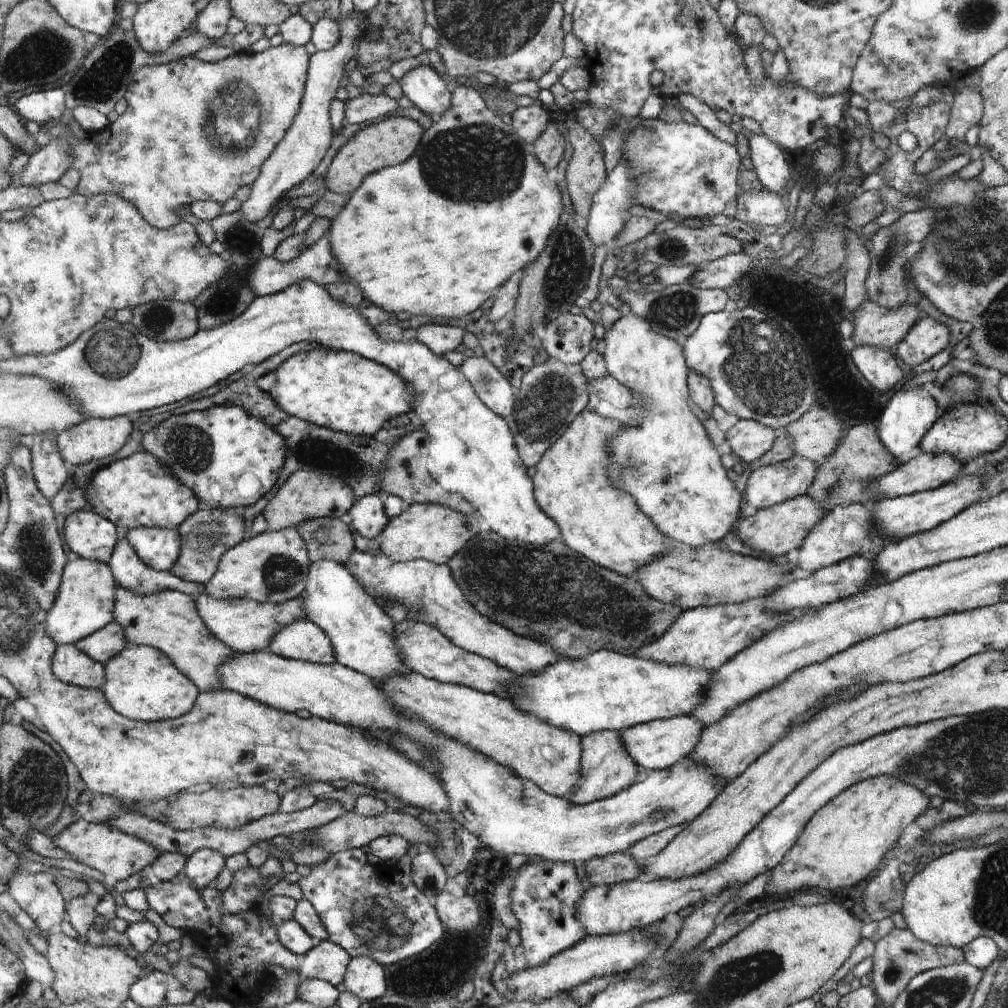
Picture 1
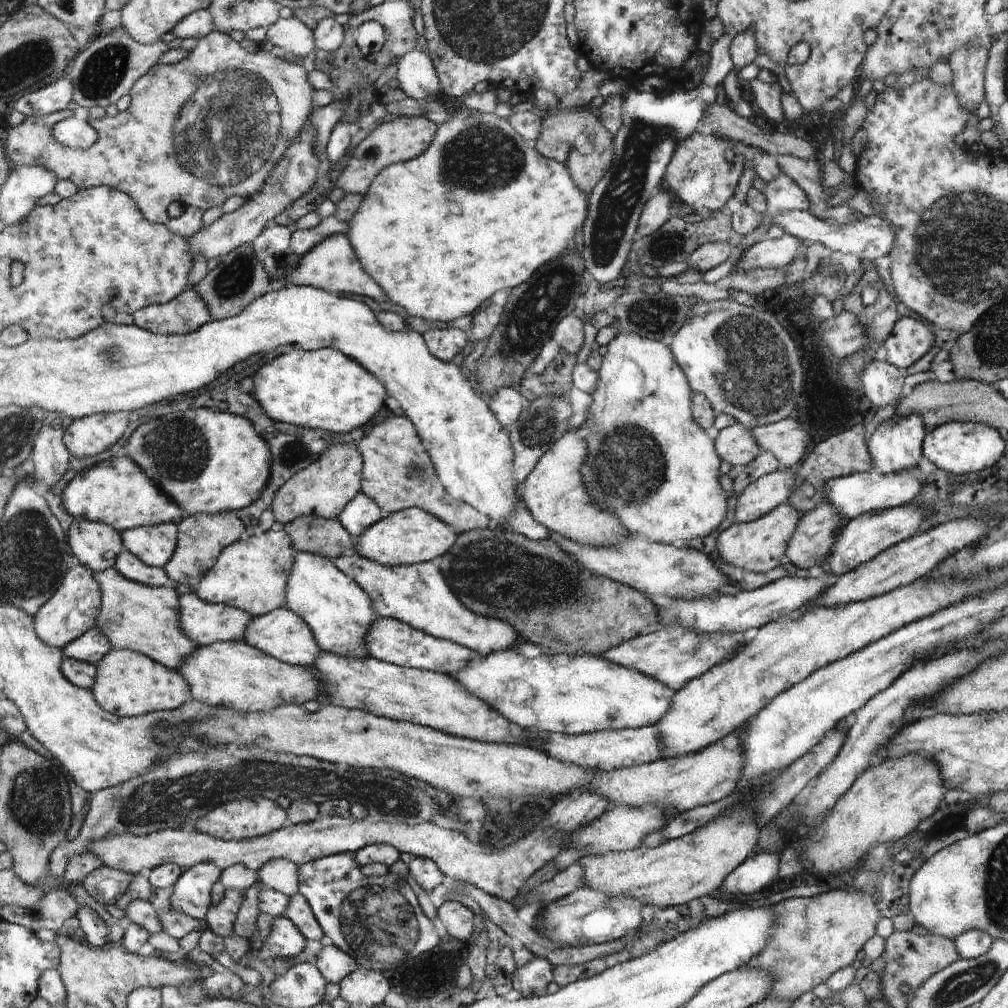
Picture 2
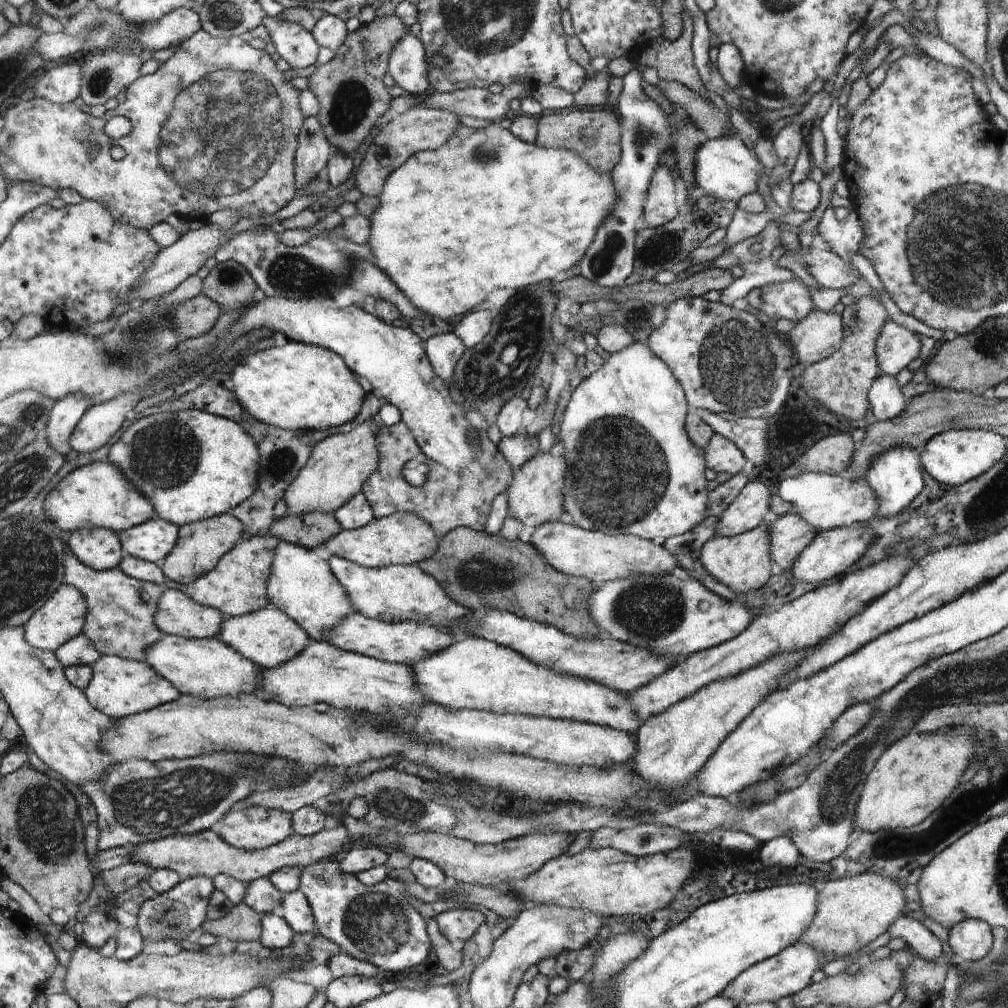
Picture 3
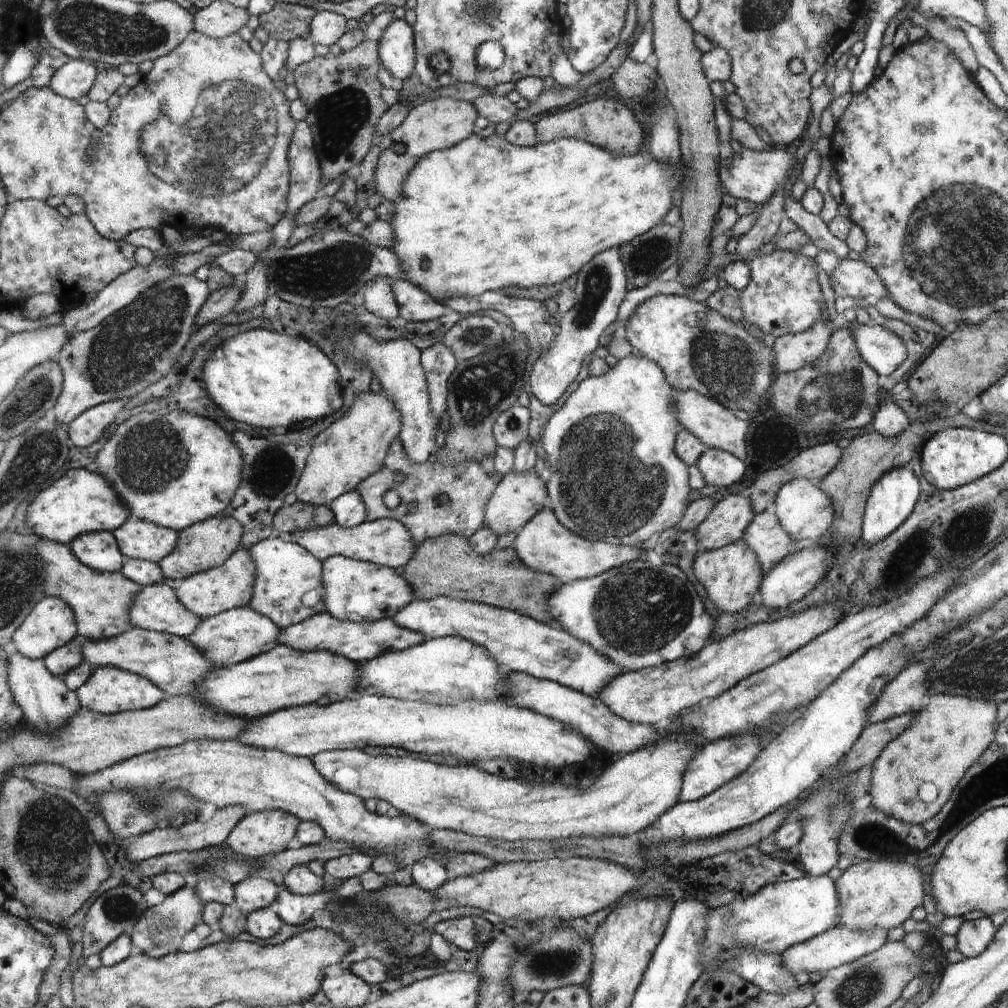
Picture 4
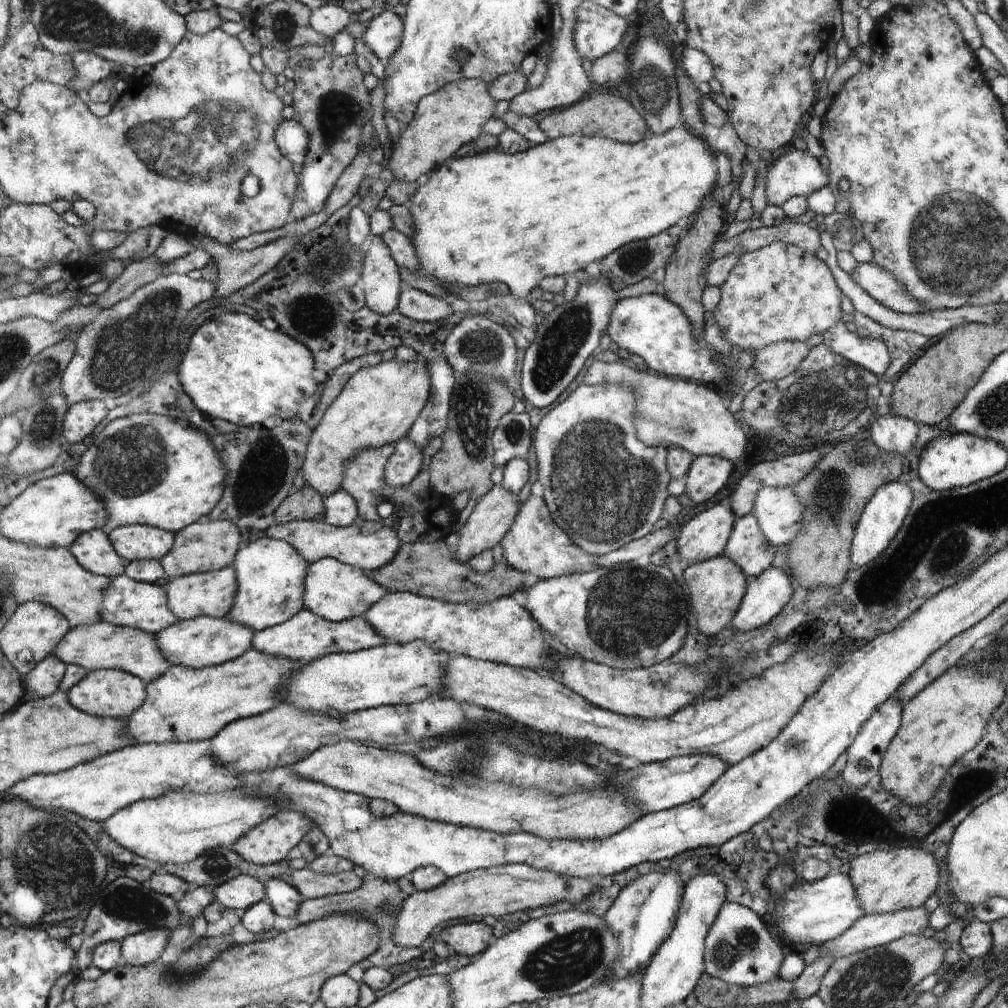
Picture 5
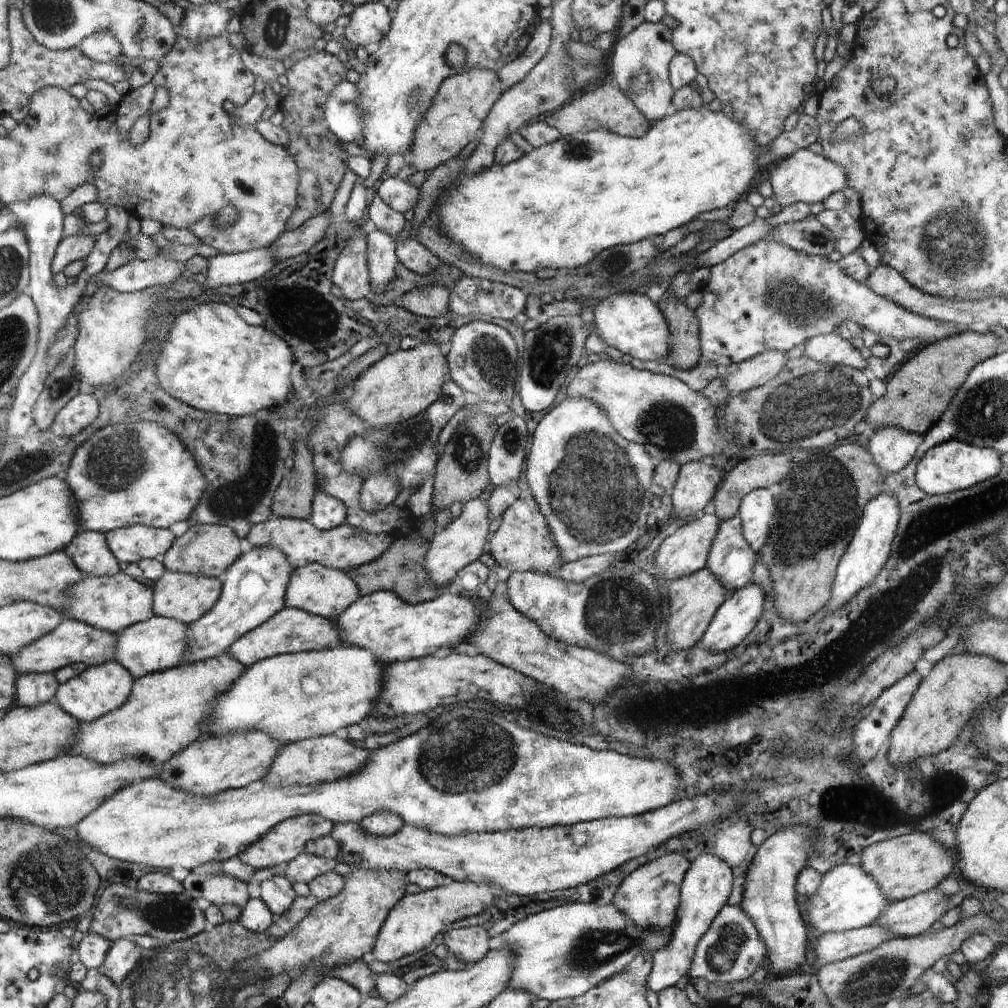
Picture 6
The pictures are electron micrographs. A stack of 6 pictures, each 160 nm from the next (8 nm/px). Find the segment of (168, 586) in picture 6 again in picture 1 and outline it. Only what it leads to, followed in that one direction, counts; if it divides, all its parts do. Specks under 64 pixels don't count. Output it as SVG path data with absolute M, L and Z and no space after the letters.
M298 528L267 530L244 540L222 556L214 578L206 584L205 593L224 600L246 597L259 603L283 603L302 597L309 576L308 553L308 544Z

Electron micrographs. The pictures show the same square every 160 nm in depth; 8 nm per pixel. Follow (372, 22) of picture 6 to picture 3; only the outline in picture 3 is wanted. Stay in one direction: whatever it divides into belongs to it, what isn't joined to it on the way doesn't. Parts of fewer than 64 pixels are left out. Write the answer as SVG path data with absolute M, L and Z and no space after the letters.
M408 32L395 44L389 60L388 74L394 78L395 84L398 84L405 92L409 92L416 97L425 96L432 91L432 86L428 81L429 62L428 56L424 55L425 50L426 48L424 48L424 44L419 37L415 37Z

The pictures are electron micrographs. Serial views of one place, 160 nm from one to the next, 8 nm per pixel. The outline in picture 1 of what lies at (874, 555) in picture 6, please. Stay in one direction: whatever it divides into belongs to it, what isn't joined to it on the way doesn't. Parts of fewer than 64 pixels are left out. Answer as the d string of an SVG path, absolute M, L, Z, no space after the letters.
M922 385L915 388L906 388L898 391L888 402L882 413L880 422L876 424L877 432L885 447L895 456L898 463L902 456L908 454L912 448L918 446L923 436L938 422L938 418L944 410L938 407L936 399Z

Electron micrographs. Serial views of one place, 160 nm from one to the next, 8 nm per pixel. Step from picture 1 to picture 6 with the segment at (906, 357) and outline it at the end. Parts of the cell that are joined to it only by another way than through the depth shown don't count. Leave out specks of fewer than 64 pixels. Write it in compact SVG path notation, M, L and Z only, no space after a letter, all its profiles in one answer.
M839 331L810 339L803 355L820 363L842 365L861 371L867 368L867 359L862 356L862 352L856 349L848 339L840 337Z

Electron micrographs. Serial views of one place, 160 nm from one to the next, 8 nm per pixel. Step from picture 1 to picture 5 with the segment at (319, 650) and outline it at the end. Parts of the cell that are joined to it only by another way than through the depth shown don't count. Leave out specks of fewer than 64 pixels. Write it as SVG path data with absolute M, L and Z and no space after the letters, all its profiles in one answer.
M199 617L181 619L166 631L159 632L157 643L172 665L182 665L193 669L214 667L238 659L251 650L255 633L248 625L243 625L226 617Z

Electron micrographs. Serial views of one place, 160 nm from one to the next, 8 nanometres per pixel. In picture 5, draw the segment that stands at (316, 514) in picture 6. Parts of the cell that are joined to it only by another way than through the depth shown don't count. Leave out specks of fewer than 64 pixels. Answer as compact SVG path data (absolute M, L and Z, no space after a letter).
M338 490L332 495L323 497L325 504L325 520L336 527L350 526L358 519L355 498L344 490Z

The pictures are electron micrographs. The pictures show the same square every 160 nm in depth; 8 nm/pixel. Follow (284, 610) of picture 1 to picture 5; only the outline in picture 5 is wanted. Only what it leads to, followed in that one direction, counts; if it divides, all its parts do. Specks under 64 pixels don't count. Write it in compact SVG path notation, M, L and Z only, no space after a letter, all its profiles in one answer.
M128 574L116 577L114 580L103 604L103 620L107 623L139 628L157 635L179 622L180 618L168 606L166 587L134 580Z

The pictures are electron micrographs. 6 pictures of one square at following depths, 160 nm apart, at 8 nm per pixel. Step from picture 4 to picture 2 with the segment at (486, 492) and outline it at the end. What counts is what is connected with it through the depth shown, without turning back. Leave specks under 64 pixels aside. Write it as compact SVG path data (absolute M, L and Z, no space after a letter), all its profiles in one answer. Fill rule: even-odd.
M392 414L386 420L373 424L356 446L363 456L362 492L372 498L382 510L393 513L418 507L448 523L456 534L488 528L490 520L483 512L457 501L443 487L419 433L408 417ZM414 466L418 466L419 474L413 471Z

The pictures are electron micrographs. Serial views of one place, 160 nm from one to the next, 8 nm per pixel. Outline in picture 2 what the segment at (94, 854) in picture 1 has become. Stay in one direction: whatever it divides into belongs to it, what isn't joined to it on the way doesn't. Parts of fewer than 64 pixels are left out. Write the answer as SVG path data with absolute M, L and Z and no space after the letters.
M594 787L570 791L548 807L547 818L540 825L521 837L507 838L505 847L499 850L483 848L475 839L464 836L460 831L447 829L436 822L426 821L409 825L375 821L369 816L357 821L351 817L319 814L313 821L288 823L278 831L241 841L225 841L200 831L188 833L182 829L162 829L147 835L133 832L110 833L106 838L94 843L90 851L97 854L106 866L136 876L140 873L146 874L164 863L175 864L185 870L202 861L213 862L221 871L233 864L243 864L246 868L257 872L264 863L275 858L288 859L300 866L328 855L347 852L355 854L371 844L389 844L397 851L433 860L449 882L468 883L490 896L512 902L520 892L520 888L536 870L551 862L560 851L567 848L566 835L571 835L582 825L595 821L611 805L611 800Z

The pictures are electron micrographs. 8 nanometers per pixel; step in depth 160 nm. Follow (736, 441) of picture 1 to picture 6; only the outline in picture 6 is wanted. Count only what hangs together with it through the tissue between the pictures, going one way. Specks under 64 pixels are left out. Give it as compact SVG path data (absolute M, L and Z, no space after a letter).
M701 461L684 463L672 488L671 520L682 523L698 518L706 504L710 504L720 480L720 470L714 465Z

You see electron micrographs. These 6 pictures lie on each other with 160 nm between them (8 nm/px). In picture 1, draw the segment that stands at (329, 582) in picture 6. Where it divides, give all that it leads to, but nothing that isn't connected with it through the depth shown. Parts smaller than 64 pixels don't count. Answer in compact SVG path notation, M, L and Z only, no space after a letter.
M357 550L347 564L350 564L352 574L359 578L360 583L363 582L364 587L372 587L383 599L400 601L409 609L418 611L423 620L434 625L460 648L493 660L518 677L538 675L562 658L558 647L513 633L511 629L478 612L468 602L447 564L437 565L424 559L395 561L384 554L374 556Z

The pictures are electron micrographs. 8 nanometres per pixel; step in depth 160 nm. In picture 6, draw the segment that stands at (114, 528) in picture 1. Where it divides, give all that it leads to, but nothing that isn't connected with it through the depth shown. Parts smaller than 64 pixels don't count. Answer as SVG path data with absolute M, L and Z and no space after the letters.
M84 530L65 551L88 576L116 576L123 572L122 564L111 549L106 533Z

